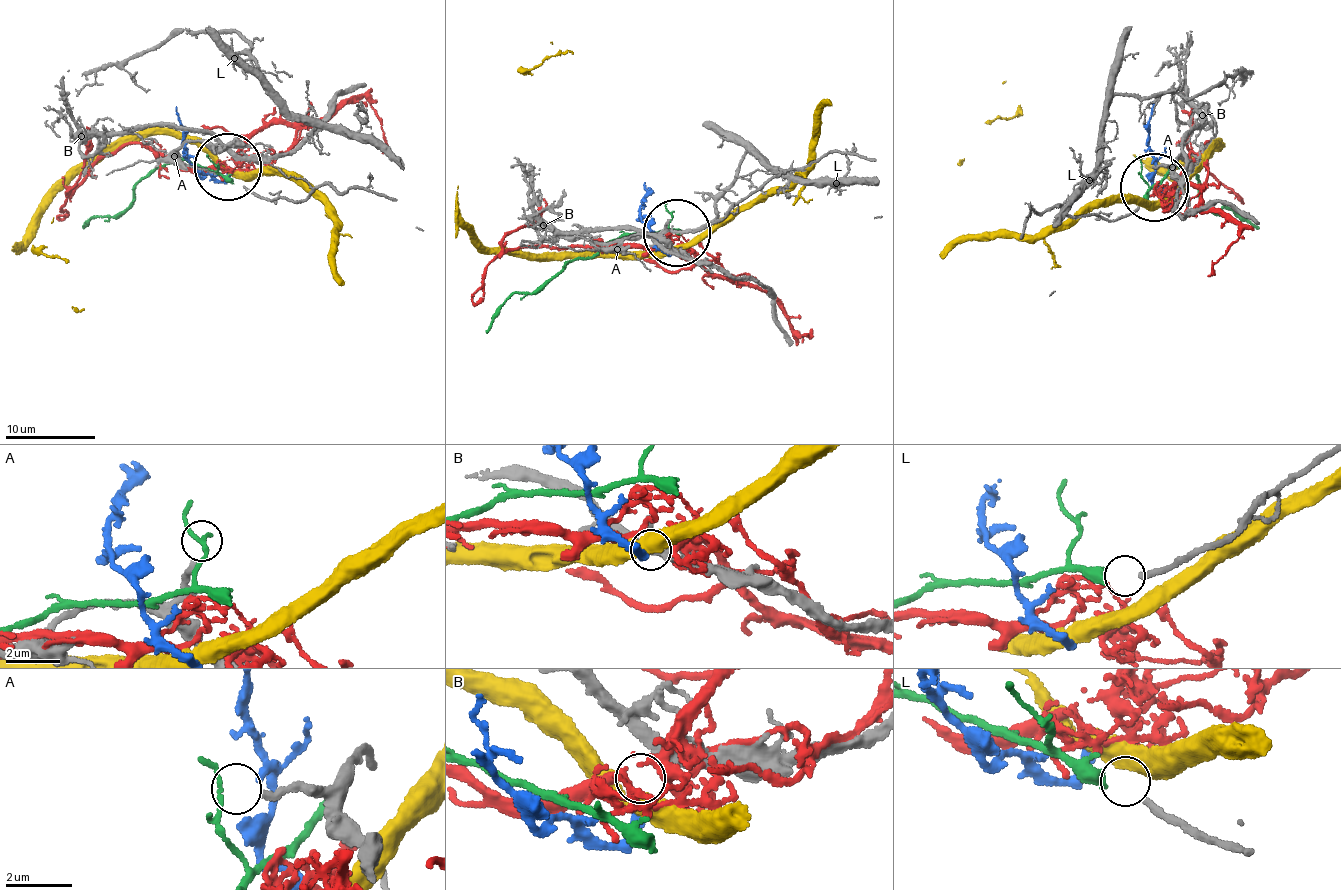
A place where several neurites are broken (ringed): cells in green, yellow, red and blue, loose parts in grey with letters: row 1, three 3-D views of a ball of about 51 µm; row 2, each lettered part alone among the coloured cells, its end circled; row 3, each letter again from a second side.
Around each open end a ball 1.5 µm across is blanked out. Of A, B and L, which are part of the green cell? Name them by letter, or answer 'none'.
L

